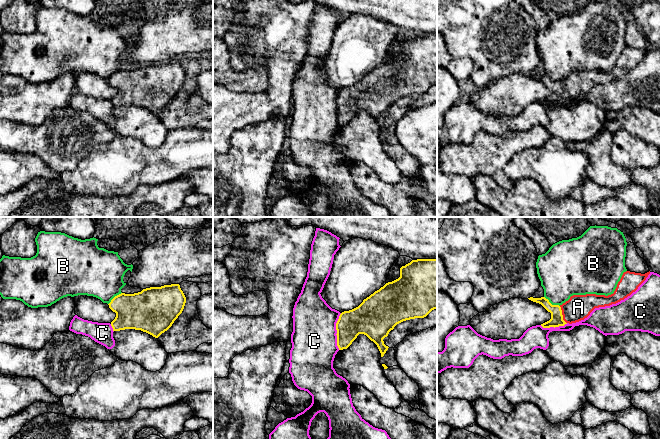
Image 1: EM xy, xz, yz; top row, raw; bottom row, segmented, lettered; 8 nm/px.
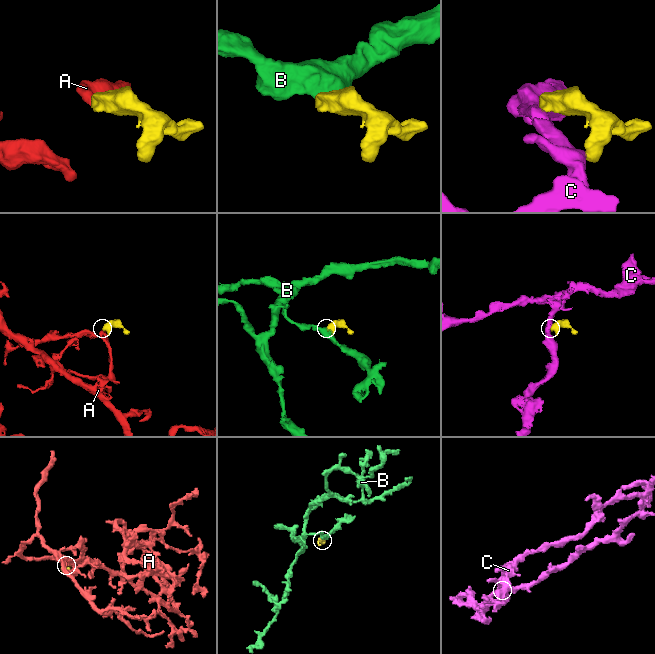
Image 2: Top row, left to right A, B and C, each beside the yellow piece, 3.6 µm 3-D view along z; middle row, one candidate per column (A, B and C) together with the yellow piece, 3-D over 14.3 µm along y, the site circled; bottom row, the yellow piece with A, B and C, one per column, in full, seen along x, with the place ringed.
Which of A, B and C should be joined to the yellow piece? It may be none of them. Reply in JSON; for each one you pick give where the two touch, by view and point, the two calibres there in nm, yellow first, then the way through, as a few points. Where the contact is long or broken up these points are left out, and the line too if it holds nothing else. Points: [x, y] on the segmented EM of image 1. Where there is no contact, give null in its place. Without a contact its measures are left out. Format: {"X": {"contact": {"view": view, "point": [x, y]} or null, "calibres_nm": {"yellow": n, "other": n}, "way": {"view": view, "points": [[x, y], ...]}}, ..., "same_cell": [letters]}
{"A": {"contact": {"view": "yz", "point": [562, 315]}, "calibres_nm": {"yellow": 100, "other": 200}, "way": {"view": "yz", "points": [[556, 320], [562, 315], [578, 307]]}}, "same_cell": ["A"]}

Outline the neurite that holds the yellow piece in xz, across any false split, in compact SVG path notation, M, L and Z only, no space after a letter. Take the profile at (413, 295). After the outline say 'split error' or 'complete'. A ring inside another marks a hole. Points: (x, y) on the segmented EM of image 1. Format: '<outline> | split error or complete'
M417 259L400 268L400 277L386 283L356 308L340 314L336 323L337 346L347 349L359 334L373 341L384 356L388 346L383 339L394 327L406 320L424 318L437 309L437 259Z | complete

